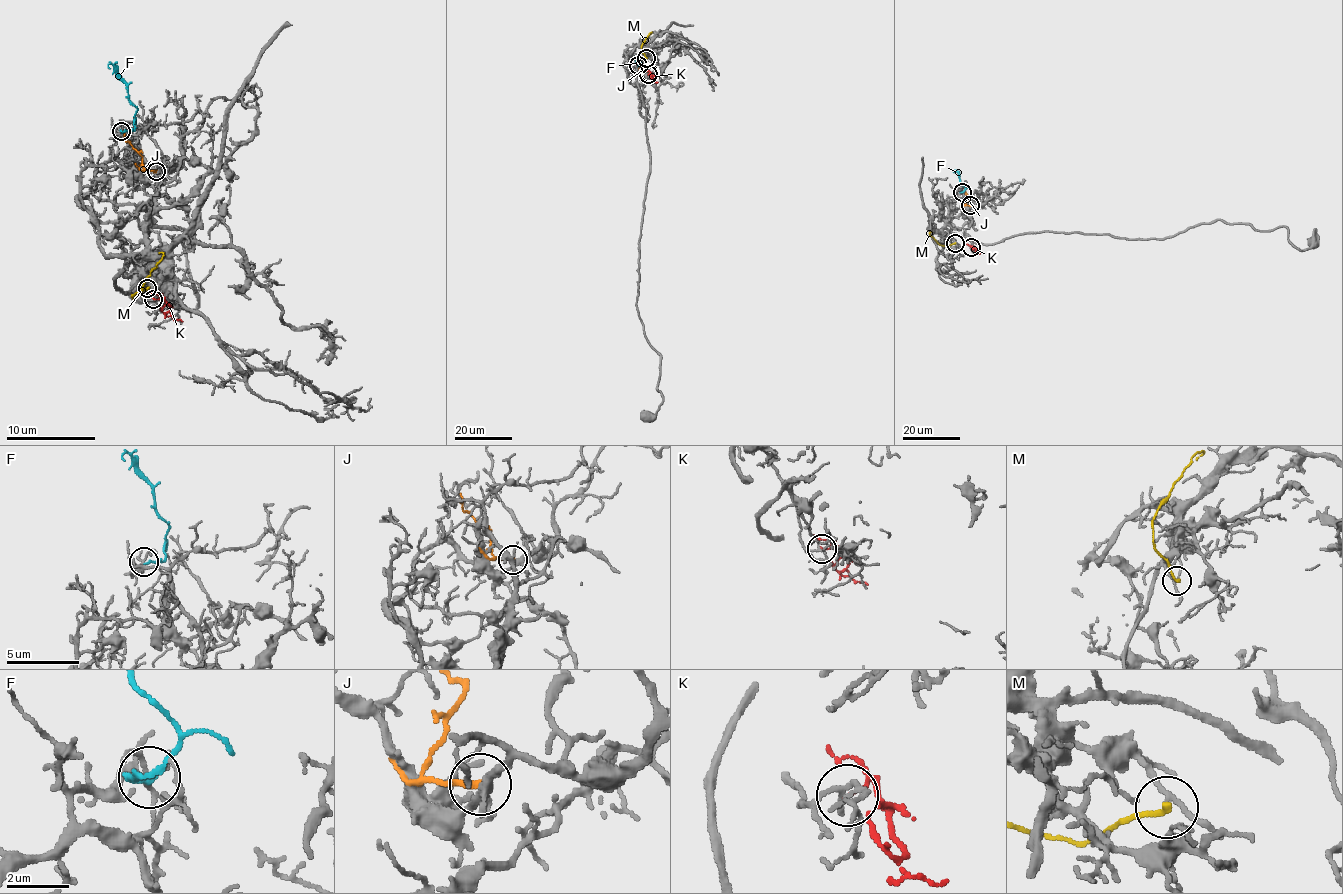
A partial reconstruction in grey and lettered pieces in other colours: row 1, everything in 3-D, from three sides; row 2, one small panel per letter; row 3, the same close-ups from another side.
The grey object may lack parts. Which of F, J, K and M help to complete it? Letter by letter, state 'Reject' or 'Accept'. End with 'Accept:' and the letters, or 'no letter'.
F: Reject
J: Reject
K: Reject
M: Reject
Accept: no letter

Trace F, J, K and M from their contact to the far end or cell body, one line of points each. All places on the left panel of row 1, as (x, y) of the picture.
F: (121, 131), (132, 131), (136, 111), (129, 100), (125, 80), (109, 64), (109, 69)
J: (156, 171), (143, 167), (143, 158), (123, 129)
K: (154, 298), (163, 301), (174, 318), (183, 321)
M: (147, 287), (132, 298), (161, 260), (163, 254), (158, 254)

